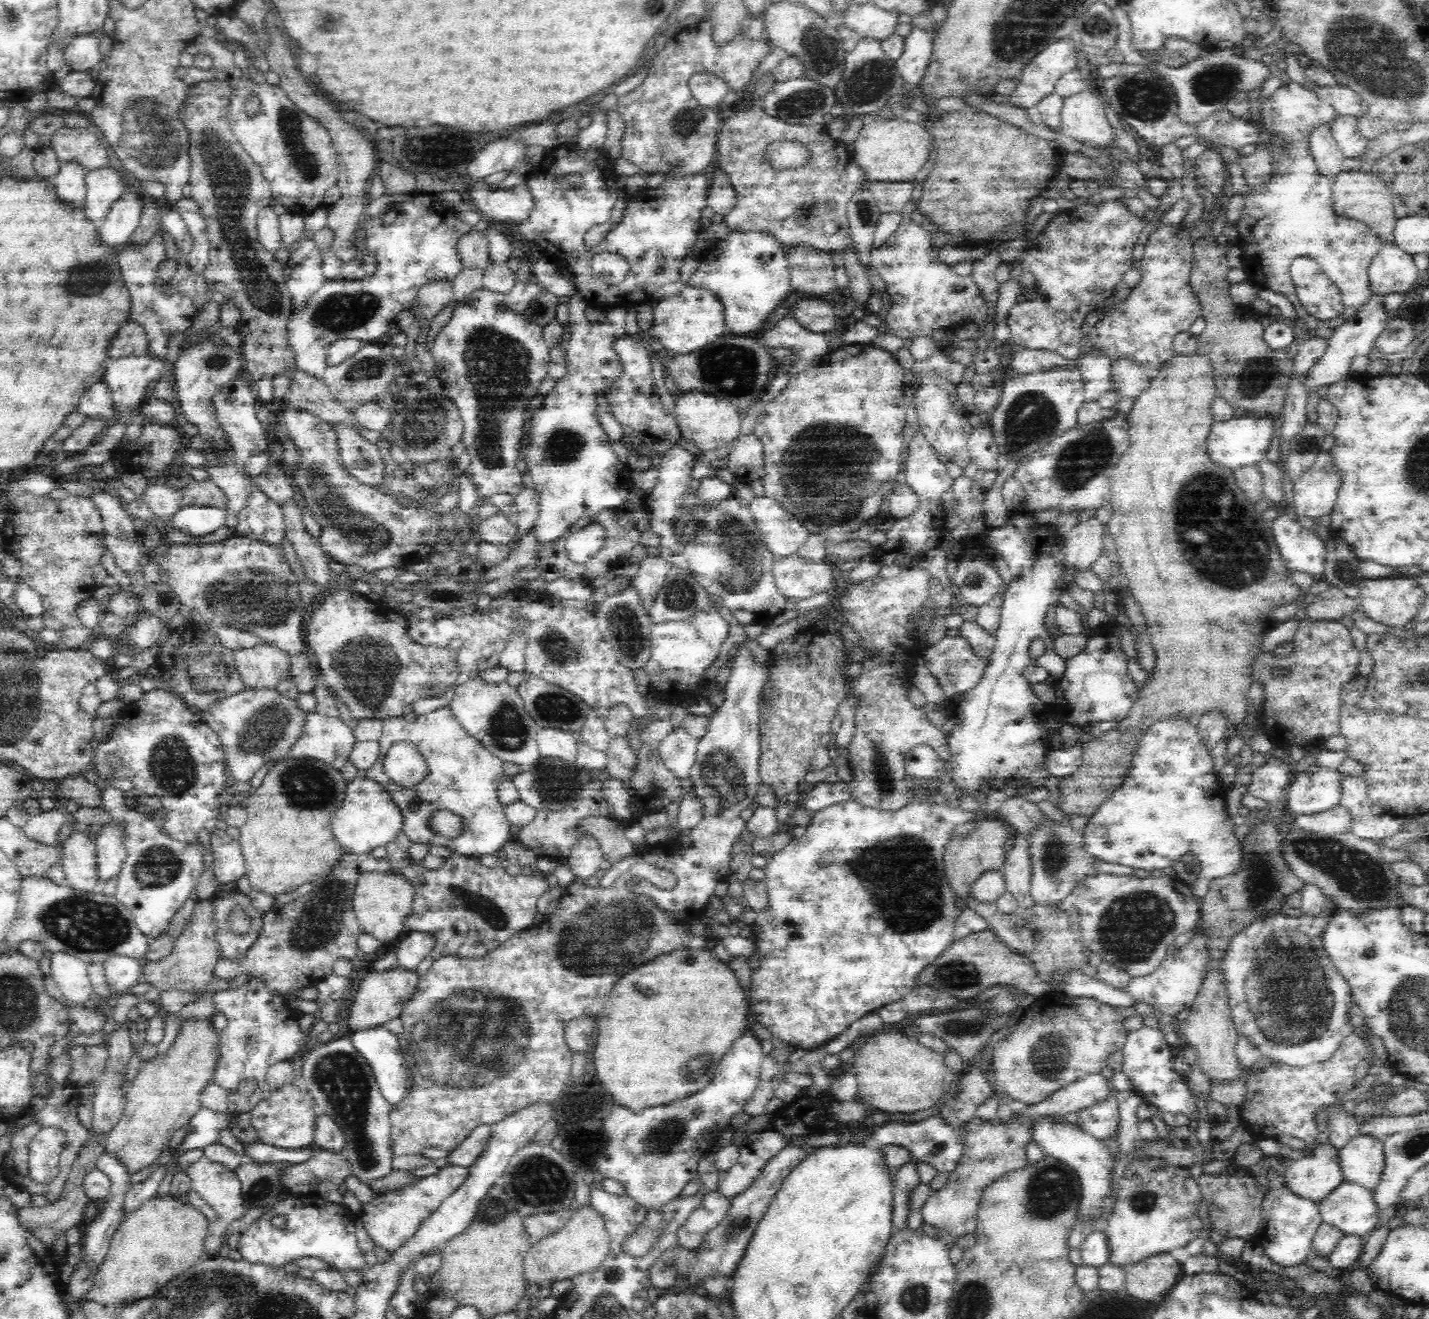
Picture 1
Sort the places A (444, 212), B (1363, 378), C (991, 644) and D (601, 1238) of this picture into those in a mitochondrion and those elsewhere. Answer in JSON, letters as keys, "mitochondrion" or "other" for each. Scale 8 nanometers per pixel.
{"A":"other","B":"other","C":"other","D":"other"}

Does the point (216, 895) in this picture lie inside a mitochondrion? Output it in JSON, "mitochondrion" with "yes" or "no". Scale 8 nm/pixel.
{"mitochondrion":"no"}

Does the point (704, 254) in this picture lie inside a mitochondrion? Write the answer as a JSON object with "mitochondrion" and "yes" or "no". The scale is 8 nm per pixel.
{"mitochondrion":"no"}

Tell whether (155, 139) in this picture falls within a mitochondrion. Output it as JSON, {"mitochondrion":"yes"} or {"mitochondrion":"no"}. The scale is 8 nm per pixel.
{"mitochondrion":"yes"}

